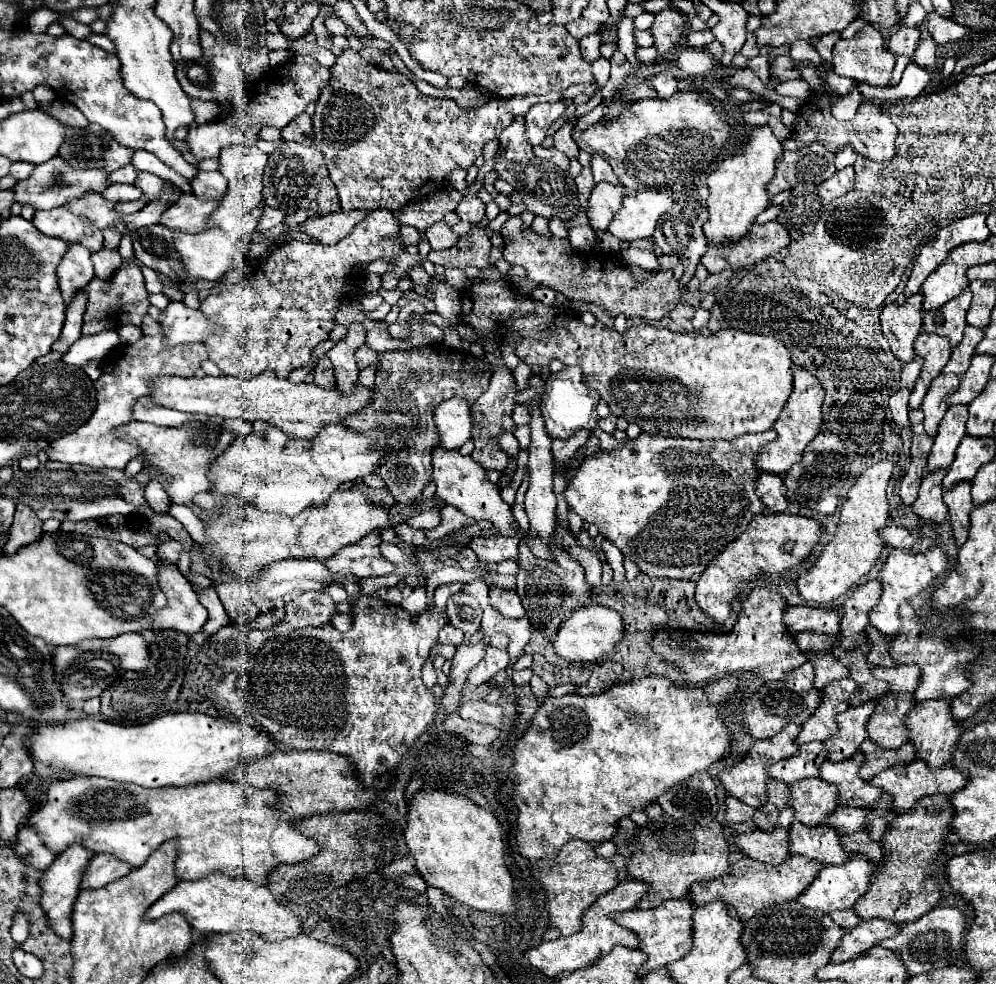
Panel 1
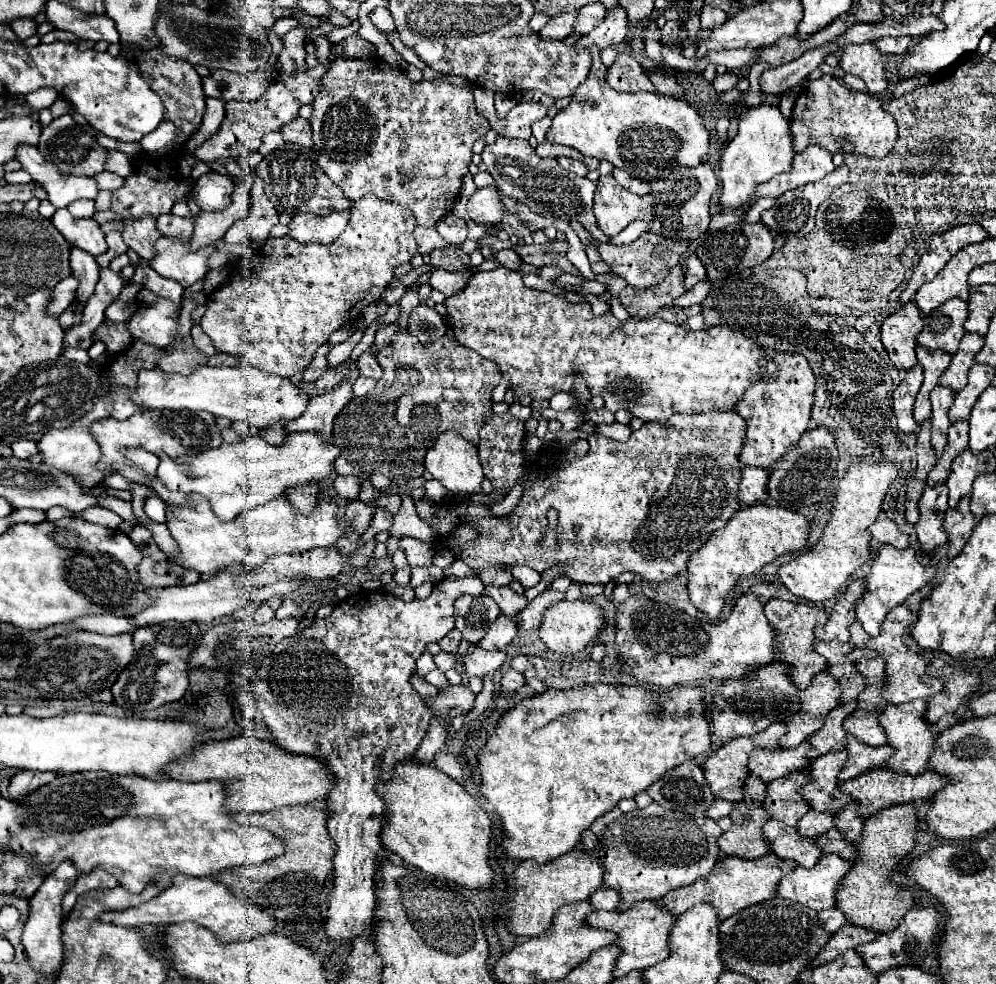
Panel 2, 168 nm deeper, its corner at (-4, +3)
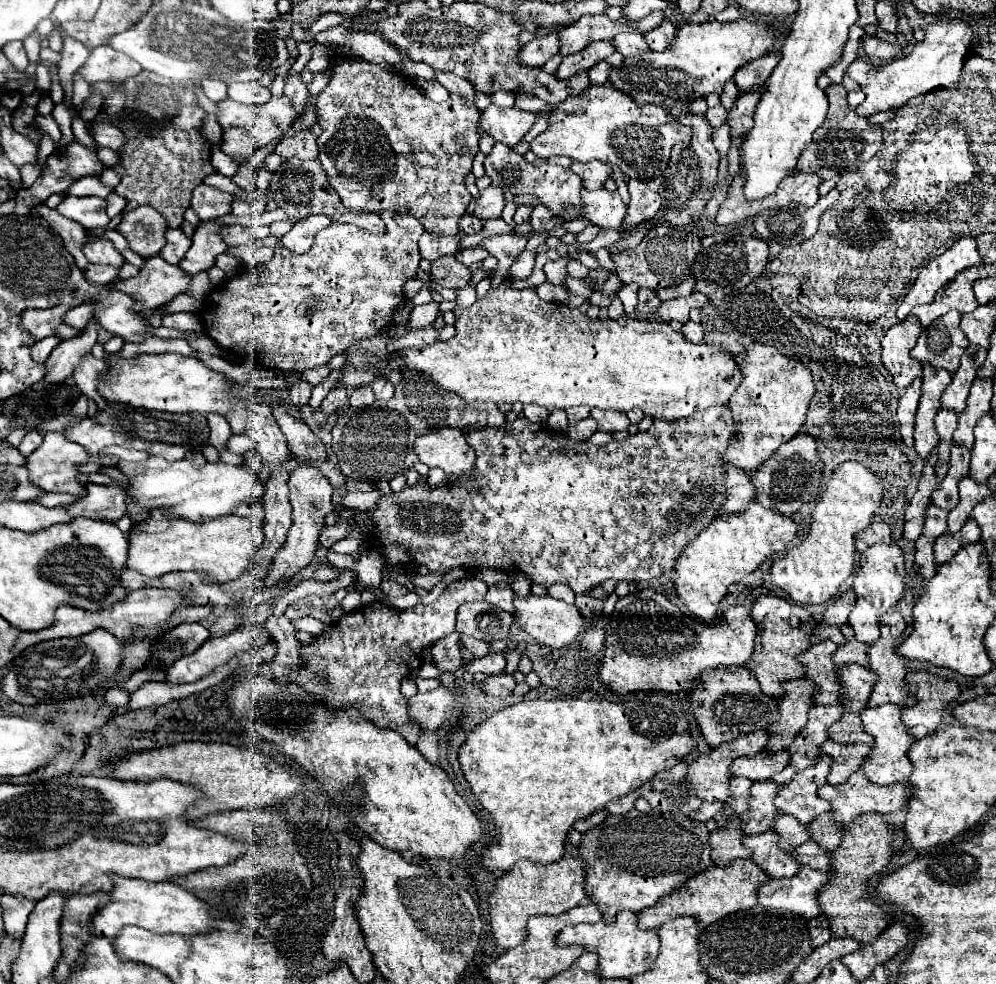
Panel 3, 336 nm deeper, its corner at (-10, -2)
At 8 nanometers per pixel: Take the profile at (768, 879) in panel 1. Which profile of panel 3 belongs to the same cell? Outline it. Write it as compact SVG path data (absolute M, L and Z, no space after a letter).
M738 859L738 861L732 861L732 863L726 865L726 867L716 867L716 865L714 865L714 867L708 867L706 871L694 875L684 887L680 887L680 889L678 889L676 893L672 893L670 897L658 901L658 903L656 903L654 907L650 907L650 909L640 911L640 913L638 913L640 929L658 929L660 925L664 925L664 923L668 923L668 921L674 921L676 917L682 917L682 915L694 915L694 917L698 917L698 919L700 919L700 928L706 929L706 927L712 925L714 921L722 919L722 917L726 917L726 915L730 915L730 913L734 913L734 911L742 911L742 909L754 907L754 905L758 903L758 885L766 883L766 881L770 881L770 877L766 877L766 873L762 873L762 869L758 869L758 865L754 865L754 861L750 861L750 859Z

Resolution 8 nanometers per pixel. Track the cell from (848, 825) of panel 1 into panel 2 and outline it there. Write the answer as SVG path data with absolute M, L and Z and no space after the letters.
M808 810L800 822L798 822L798 836L804 836L804 838L814 838L822 832L828 832L830 828L834 828L834 820L828 812L812 812Z

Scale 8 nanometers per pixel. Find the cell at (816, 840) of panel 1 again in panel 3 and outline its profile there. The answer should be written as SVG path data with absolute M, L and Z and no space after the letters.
M766 831L760 835L748 835L744 839L744 845L752 849L752 861L772 877L794 877L800 865L790 853L780 849L778 841L780 837L776 833Z

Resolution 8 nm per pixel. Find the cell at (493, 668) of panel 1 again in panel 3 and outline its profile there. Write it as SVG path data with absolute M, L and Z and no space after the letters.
M490 653L486 657L474 657L466 665L468 673L484 673L484 675L498 675L506 667L506 657L502 653Z

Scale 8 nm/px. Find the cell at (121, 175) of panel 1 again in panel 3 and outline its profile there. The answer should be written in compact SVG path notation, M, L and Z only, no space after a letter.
M82 177L78 179L78 183L74 183L74 187L68 189L70 195L98 195L102 199L106 199L110 193L112 193L112 187L104 185L100 179L94 179L94 177Z

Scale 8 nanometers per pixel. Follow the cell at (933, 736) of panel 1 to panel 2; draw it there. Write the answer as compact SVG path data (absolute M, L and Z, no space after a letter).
M912 700L908 704L888 704L880 714L878 722L882 724L886 736L888 736L888 746L894 748L894 754L888 758L886 768L892 772L904 772L908 776L922 774L928 768L930 754L934 752L934 740L938 736L936 730L930 728L930 724L924 720L926 712L926 700Z

